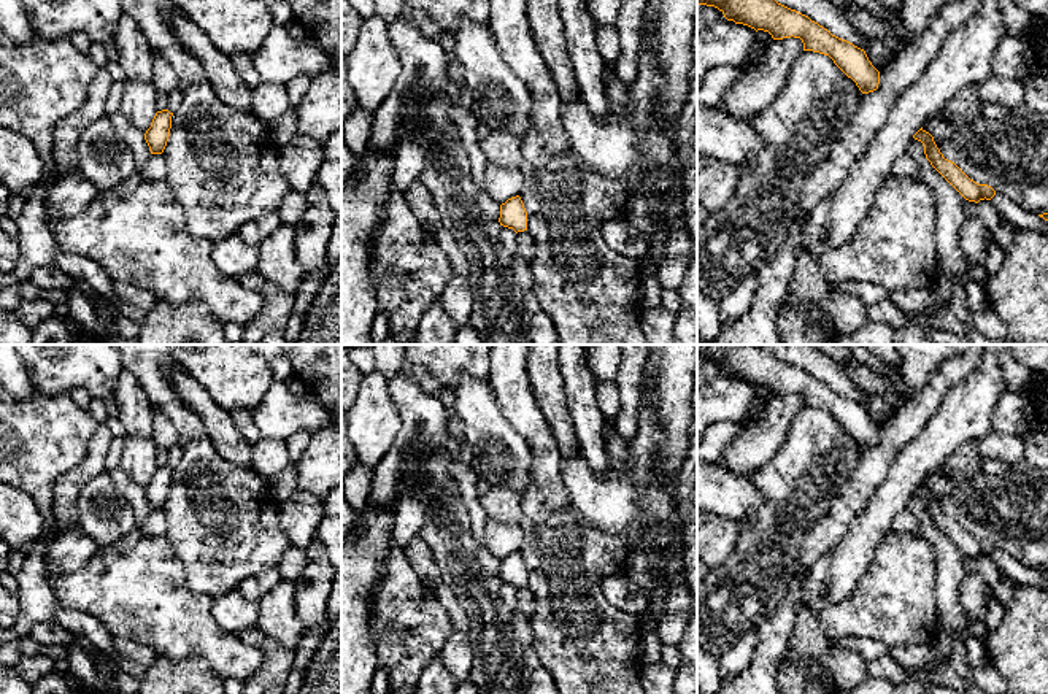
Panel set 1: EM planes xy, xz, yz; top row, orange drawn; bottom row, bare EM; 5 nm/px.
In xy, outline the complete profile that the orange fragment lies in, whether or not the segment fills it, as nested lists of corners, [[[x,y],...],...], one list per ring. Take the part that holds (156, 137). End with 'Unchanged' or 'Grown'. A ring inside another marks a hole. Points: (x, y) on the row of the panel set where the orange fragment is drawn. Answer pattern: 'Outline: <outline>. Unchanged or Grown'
Outline: [[[168,110],[157,111],[151,127],[144,133],[144,140],[149,146],[151,154],[162,154],[171,129],[171,116]]]. Unchanged

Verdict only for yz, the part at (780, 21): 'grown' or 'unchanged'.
unchanged

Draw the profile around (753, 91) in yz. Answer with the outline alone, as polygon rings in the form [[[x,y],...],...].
[[[800,38],[773,40],[754,67],[738,73],[715,108],[734,118],[756,118],[784,87],[788,73],[802,52]]]

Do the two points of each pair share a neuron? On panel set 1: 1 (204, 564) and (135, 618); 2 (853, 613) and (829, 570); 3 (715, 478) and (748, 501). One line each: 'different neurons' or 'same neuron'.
1: different neurons
2: different neurons
3: same neuron

